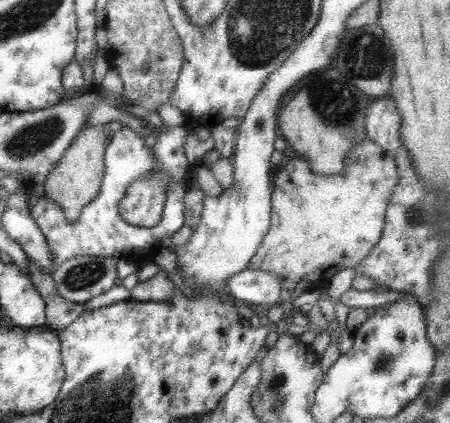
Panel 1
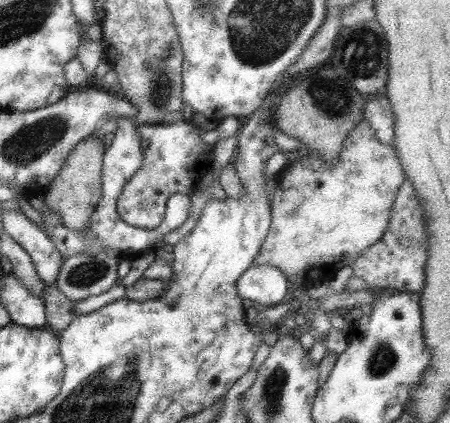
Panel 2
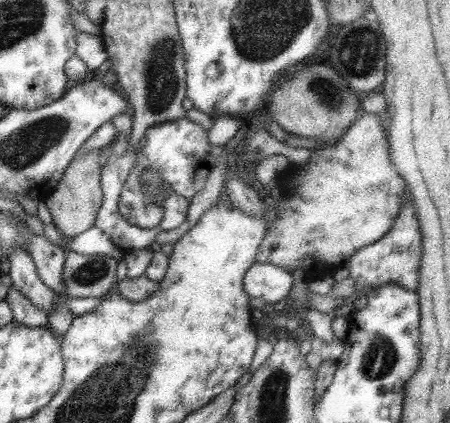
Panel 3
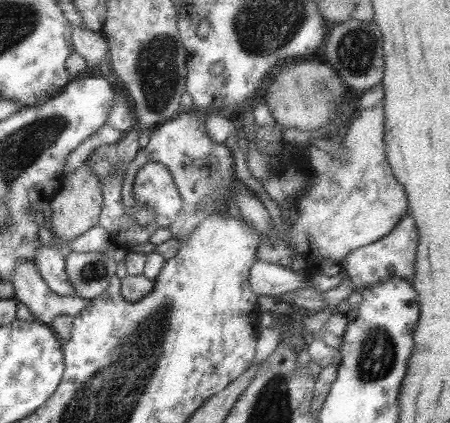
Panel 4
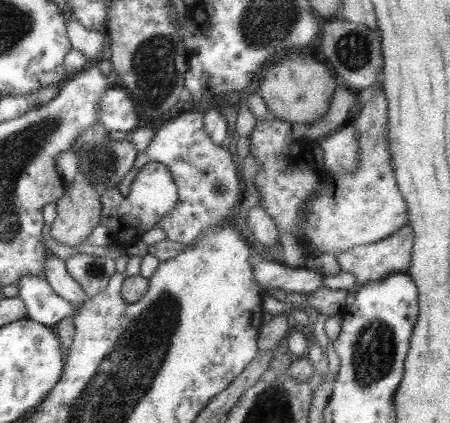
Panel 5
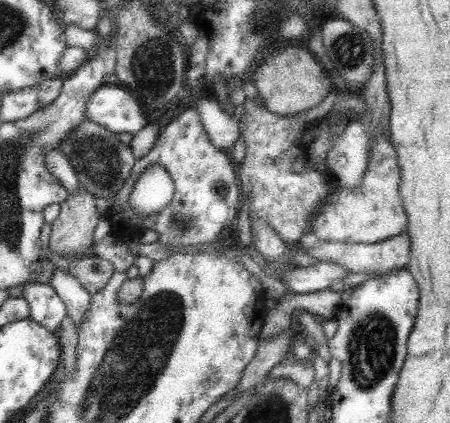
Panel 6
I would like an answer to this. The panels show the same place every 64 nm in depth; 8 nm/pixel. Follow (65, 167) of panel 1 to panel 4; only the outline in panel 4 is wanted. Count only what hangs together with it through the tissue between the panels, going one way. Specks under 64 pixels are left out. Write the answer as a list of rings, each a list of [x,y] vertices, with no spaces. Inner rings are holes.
[[[83,162],[77,170],[71,170],[71,174],[65,174],[61,190],[49,204],[51,204],[51,210],[49,210],[51,212],[51,216],[49,216],[51,234],[55,234],[57,238],[61,238],[65,242],[79,238],[89,228],[97,226],[97,218],[99,218],[99,212],[103,206],[103,196],[101,196],[101,188],[99,188],[99,178],[93,174],[89,164]]]

